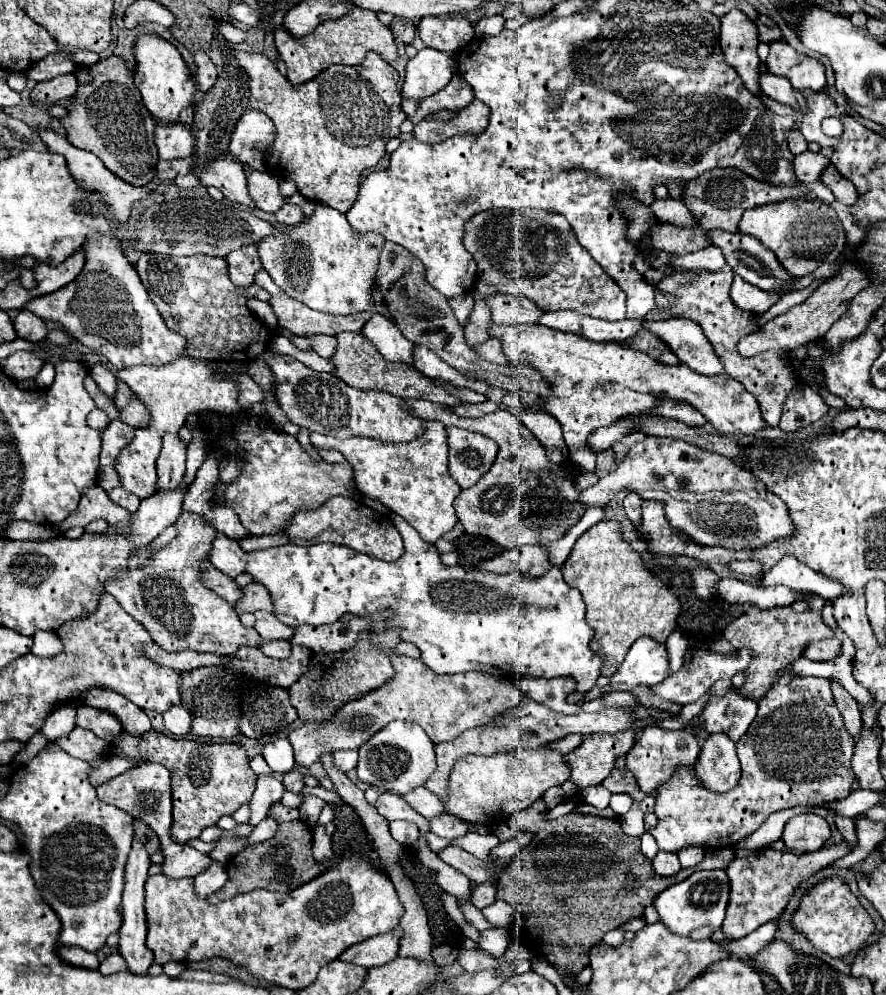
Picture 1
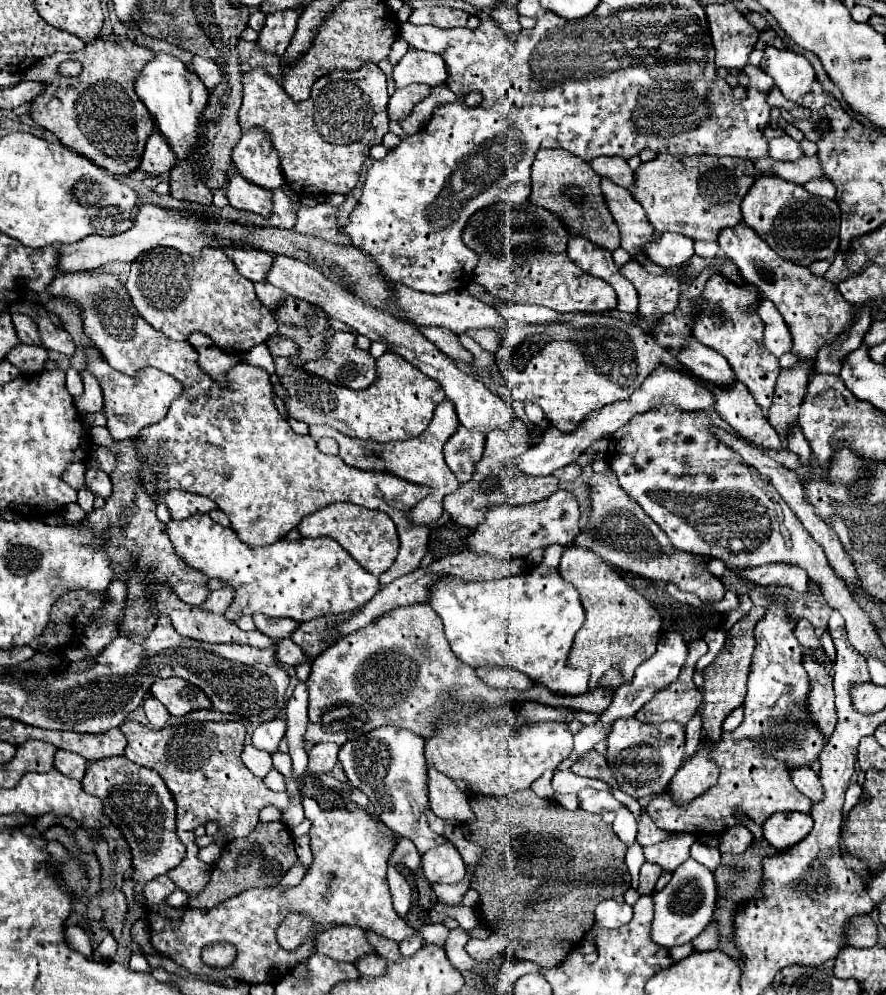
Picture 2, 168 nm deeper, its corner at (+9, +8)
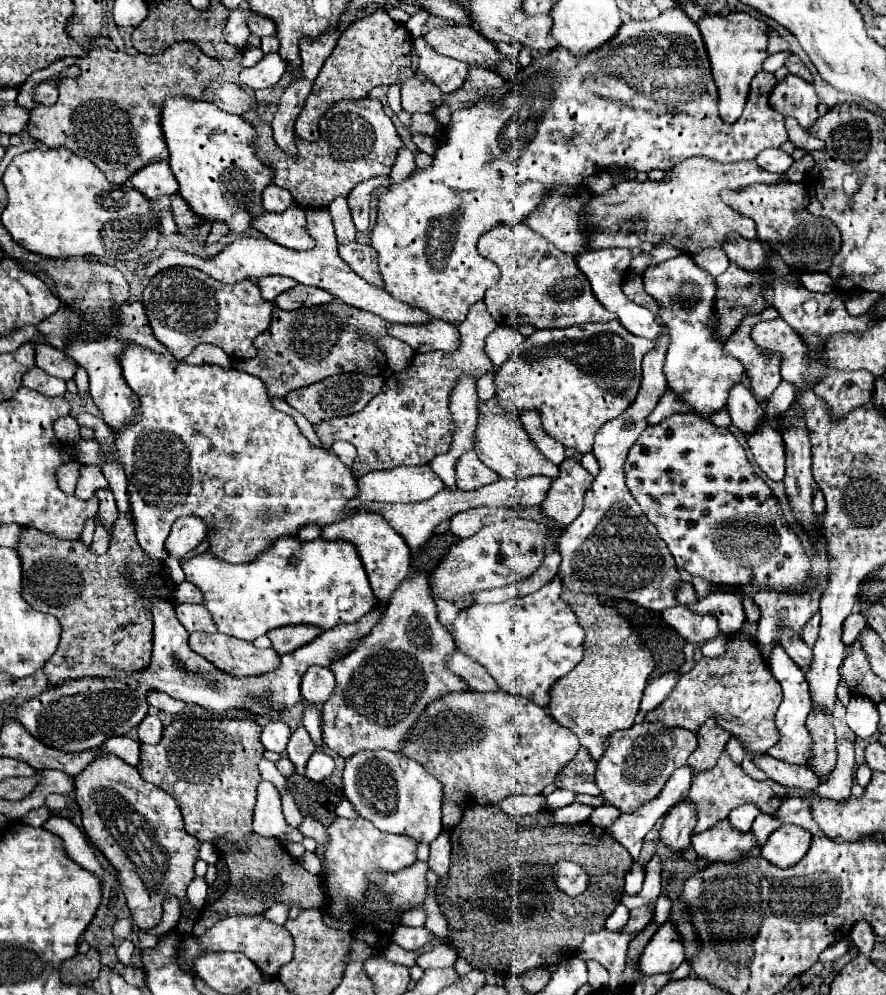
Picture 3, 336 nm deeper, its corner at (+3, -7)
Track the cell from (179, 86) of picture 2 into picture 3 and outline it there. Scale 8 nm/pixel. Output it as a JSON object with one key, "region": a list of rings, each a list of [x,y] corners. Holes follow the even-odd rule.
{"region":[[[184,96],[168,98],[162,108],[162,130],[170,150],[170,168],[178,180],[178,194],[188,202],[190,210],[202,220],[222,222],[234,234],[244,234],[252,220],[262,214],[262,190],[272,182],[274,168],[266,166],[254,152],[256,130],[240,116],[232,116],[216,108],[212,102],[194,102]]]}

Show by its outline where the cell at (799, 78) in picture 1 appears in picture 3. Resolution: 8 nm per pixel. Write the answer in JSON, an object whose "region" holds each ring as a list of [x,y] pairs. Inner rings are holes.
{"region":[[[788,74],[770,94],[770,106],[784,116],[794,116],[802,128],[810,128],[818,120],[816,106],[808,100],[814,98],[814,86],[794,74]]]}

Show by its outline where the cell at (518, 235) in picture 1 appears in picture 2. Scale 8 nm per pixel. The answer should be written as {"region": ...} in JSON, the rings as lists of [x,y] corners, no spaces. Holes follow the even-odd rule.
{"region":[[[530,201],[494,203],[476,211],[468,219],[462,239],[480,257],[474,281],[502,299],[544,305],[560,313],[600,313],[618,305],[612,285],[584,273],[570,261],[566,253],[568,231],[562,219]]]}

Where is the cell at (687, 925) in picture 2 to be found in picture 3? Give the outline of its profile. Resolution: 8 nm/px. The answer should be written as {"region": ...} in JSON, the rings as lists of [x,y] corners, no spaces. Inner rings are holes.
{"region":[[[666,922],[652,936],[648,946],[640,956],[640,972],[646,976],[674,972],[684,962],[684,950],[680,934],[674,926]]]}

